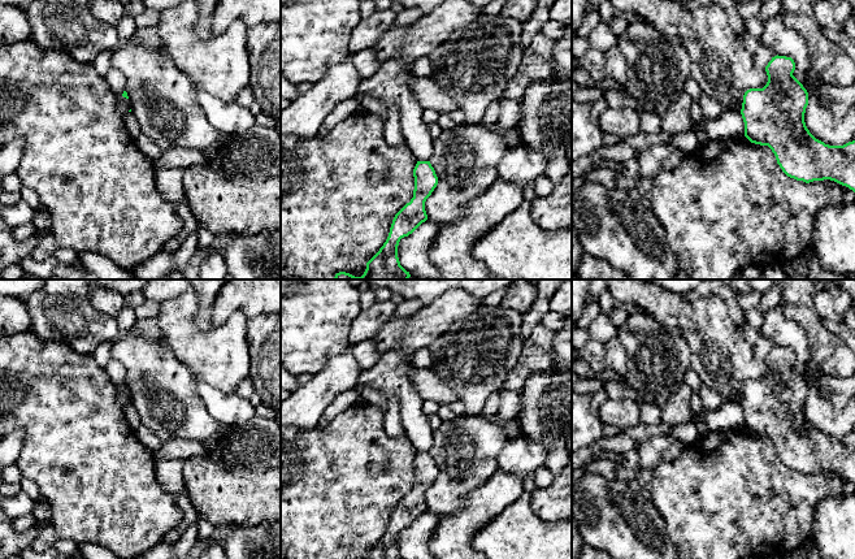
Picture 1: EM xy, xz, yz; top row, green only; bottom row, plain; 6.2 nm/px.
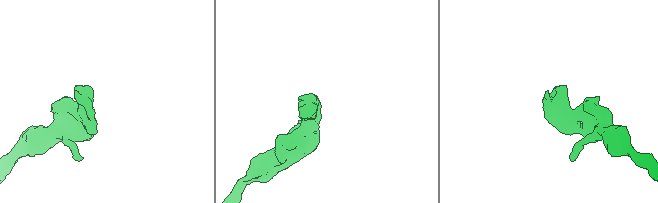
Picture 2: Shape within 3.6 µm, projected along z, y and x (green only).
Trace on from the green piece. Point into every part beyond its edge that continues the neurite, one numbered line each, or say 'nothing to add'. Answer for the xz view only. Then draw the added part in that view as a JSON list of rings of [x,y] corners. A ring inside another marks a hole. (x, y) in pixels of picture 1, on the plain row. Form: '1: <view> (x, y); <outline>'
nothing to add

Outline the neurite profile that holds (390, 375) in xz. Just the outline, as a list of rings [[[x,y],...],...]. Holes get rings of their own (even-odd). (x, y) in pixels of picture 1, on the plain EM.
[[[394,350],[391,352],[383,354],[381,359],[366,370],[363,370],[359,376],[357,386],[369,386],[381,393],[387,398],[396,396],[399,400],[399,412],[402,416],[403,426],[405,429],[405,436],[417,448],[417,452],[429,452],[433,445],[434,430],[430,426],[429,416],[422,411],[424,399],[416,393],[411,382],[411,369],[412,369],[412,355],[407,356],[402,350]]]

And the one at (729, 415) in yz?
[[[724,402],[717,407],[704,407],[703,420],[711,432],[737,430],[745,426],[741,403]]]

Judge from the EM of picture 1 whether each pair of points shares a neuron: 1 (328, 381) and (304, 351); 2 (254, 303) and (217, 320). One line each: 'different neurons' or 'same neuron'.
1: different neurons
2: same neuron

